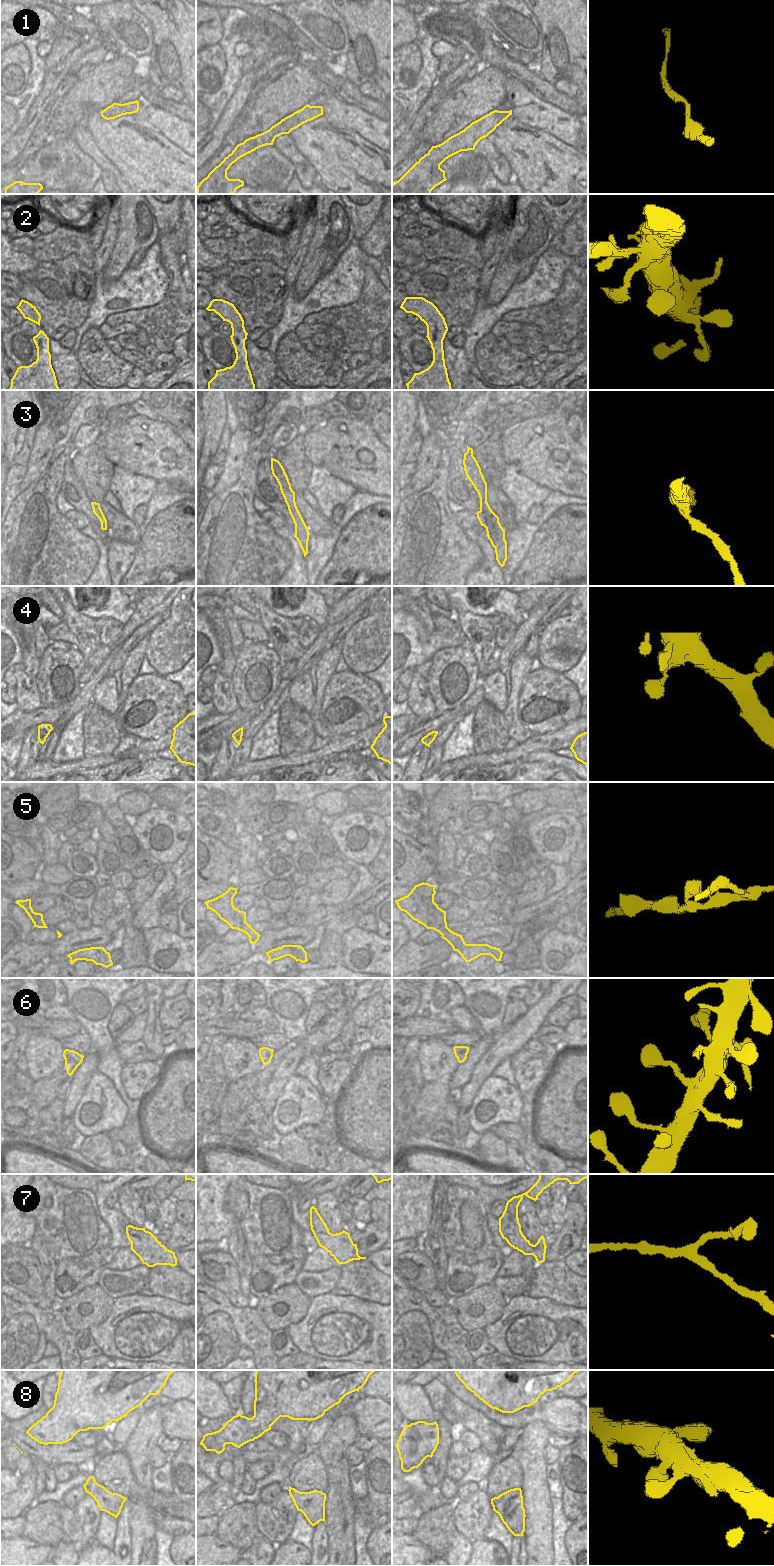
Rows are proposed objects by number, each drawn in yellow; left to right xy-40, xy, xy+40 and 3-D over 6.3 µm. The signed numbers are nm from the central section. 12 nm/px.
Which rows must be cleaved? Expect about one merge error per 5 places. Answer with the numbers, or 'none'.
none.

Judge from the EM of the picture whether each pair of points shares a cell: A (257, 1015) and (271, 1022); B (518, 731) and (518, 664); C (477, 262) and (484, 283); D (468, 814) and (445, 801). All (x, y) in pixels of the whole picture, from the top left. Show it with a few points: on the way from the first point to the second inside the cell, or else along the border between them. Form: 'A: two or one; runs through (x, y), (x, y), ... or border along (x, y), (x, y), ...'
A: one; runs through (260, 1015), (263, 1015), (268, 1020)
B: one; runs through (514, 714), (513, 699), (516, 691), (516, 681)
C: two; border along (485, 261), (480, 270)
D: two; border along (471, 802), (460, 815)

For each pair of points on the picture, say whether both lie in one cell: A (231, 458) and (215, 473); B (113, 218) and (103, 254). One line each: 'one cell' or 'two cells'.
A: two cells
B: one cell

